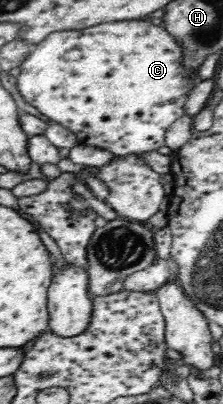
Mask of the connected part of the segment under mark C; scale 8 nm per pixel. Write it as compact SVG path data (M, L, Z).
M148 19L127 20L120 22L101 23L93 27L82 28L81 30L65 30L52 32L43 41L34 46L31 55L21 63L21 73L17 76L18 89L31 105L37 107L43 115L53 121L65 126L73 132L78 144L90 145L105 149L118 156L136 155L144 151L157 150L165 145L165 133L167 128L185 115L184 107L192 87L192 81L184 75L184 67L181 67L180 57L182 56L178 43L168 31L160 25L153 25Z

